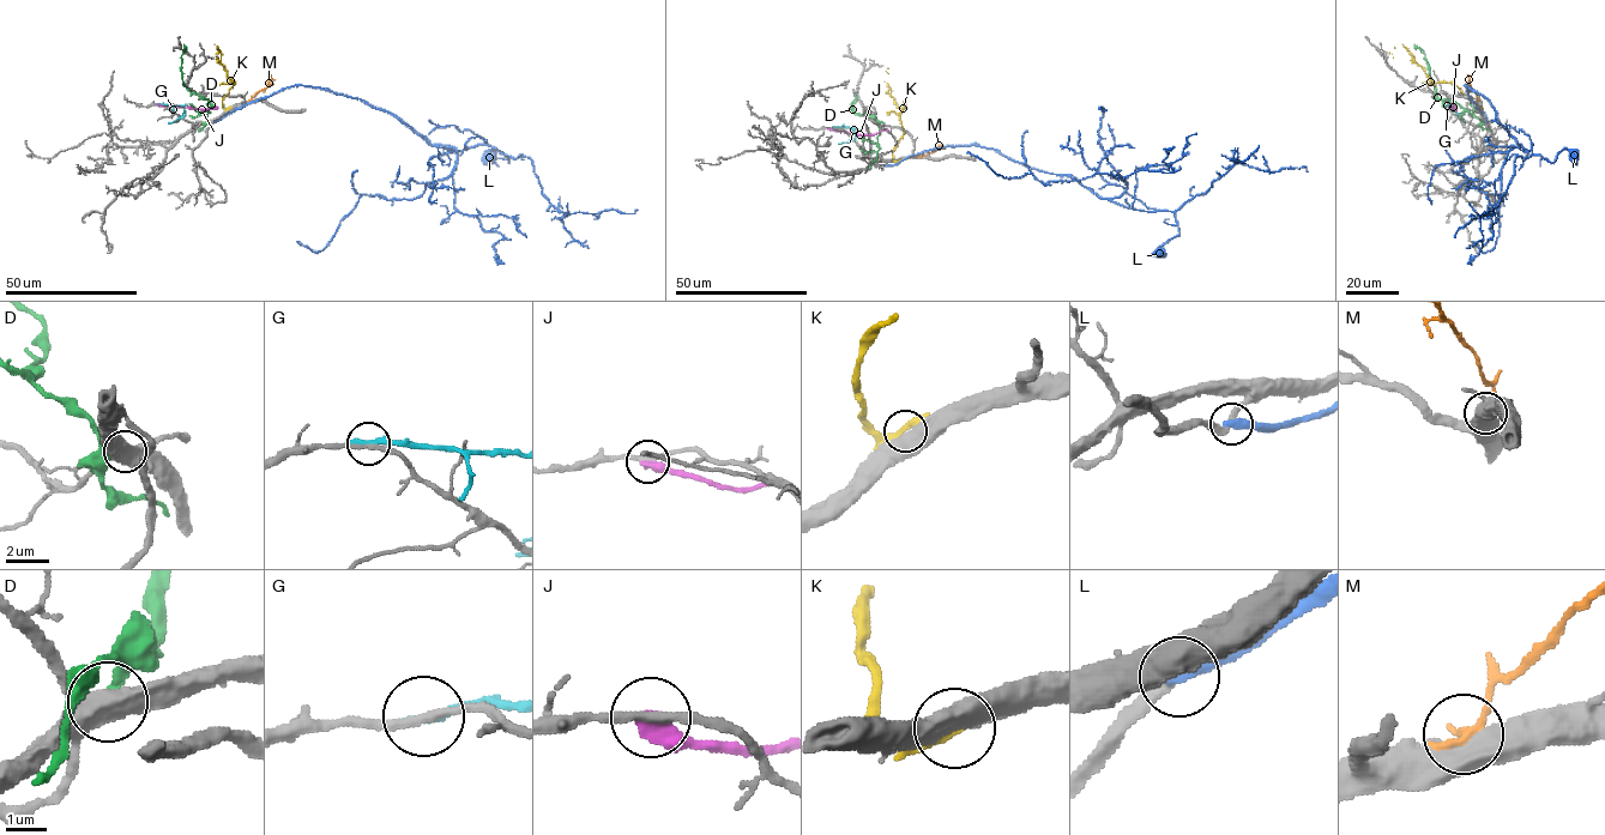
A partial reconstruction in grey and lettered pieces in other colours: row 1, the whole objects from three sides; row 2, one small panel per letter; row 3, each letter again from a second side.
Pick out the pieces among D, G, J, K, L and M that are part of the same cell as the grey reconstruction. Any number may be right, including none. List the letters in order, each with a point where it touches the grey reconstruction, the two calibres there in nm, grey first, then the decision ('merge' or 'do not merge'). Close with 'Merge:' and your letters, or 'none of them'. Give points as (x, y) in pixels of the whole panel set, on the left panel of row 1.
D: meets grey at (204, 122); 480 nm thick on the grey side, 300 nm on the other; do not merge
G: meets grey at (161, 103); 220 nm thick on the grey side, 320 nm on the other; do not merge
J: meets grey at (158, 104); 240 nm thick on the grey side, 480 nm on the other; do not merge
K: meets grey at (228, 108); 550 nm thick on the grey side, 240 nm on the other; do not merge
L: meets grey at (215, 121); 280 nm thick on the grey side, 380 nm on the other; do not merge
M: meets grey at (249, 101); 600 nm thick on the grey side, 240 nm on the other; do not merge
Merge: none of them

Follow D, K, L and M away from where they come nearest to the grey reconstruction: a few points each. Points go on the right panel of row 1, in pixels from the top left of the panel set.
D: (1484, 123), (1458, 103), (1438, 100), (1424, 54), (1413, 44)
K: (1482, 108), (1450, 82), (1430, 80), (1404, 47), (1394, 47), (1388, 54)
L: (1485, 121), (1465, 85), (1489, 100), (1522, 147), (1532, 144), (1483, 213), (1492, 210)
M: (1477, 101), (1467, 74)

